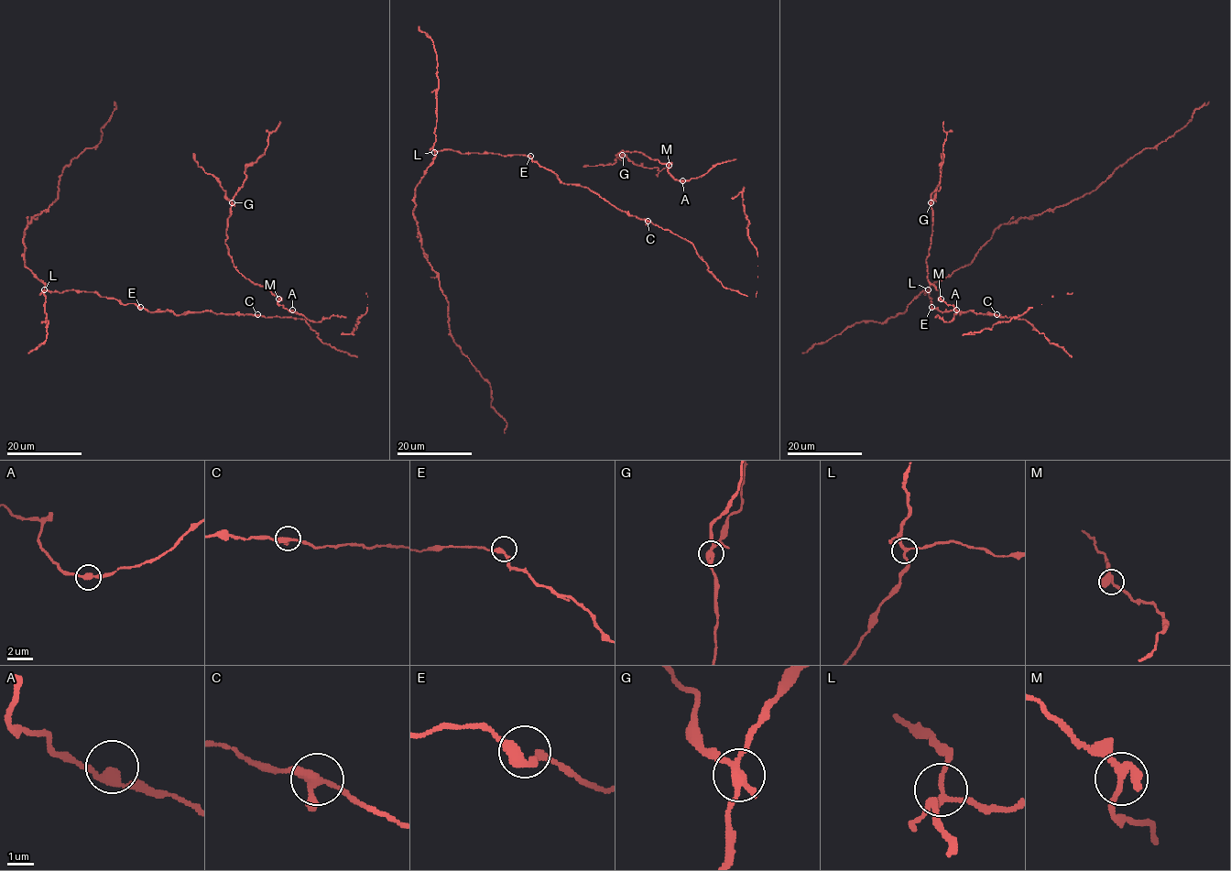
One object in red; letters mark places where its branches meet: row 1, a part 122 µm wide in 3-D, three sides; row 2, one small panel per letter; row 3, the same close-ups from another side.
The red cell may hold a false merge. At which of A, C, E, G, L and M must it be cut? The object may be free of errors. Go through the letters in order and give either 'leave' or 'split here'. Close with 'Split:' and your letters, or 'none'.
A: leave
C: leave
E: leave
G: split here
L: leave
M: leave
Split: G

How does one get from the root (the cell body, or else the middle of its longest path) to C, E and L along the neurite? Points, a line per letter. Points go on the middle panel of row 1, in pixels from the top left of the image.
C: (509, 155), (529, 156), (533, 161), (553, 171), (562, 183), (586, 187), (618, 209), (648, 221)
E: (509, 155), (530, 156)
L: (509, 155), (461, 154), (448, 148), (434, 152)

